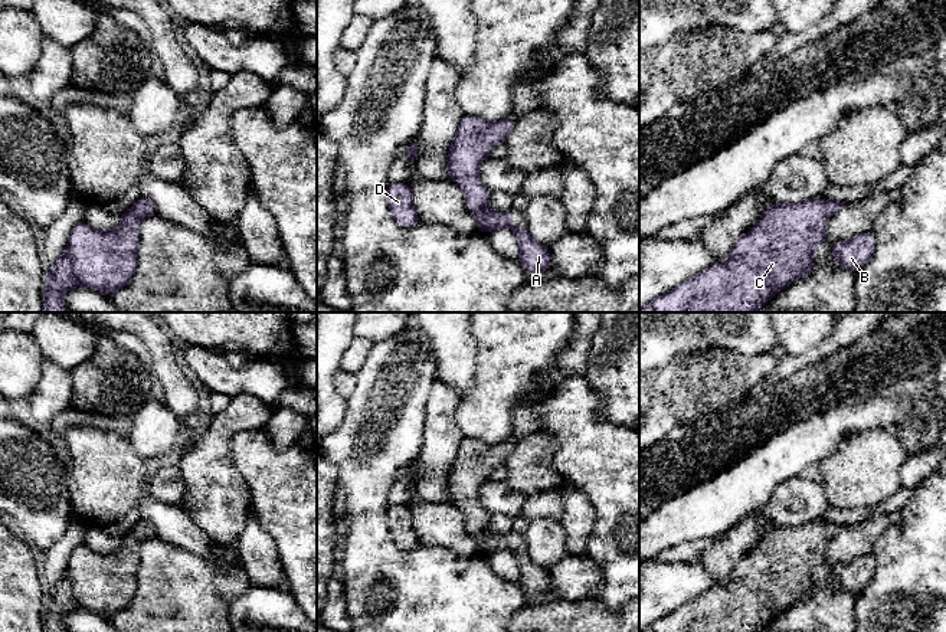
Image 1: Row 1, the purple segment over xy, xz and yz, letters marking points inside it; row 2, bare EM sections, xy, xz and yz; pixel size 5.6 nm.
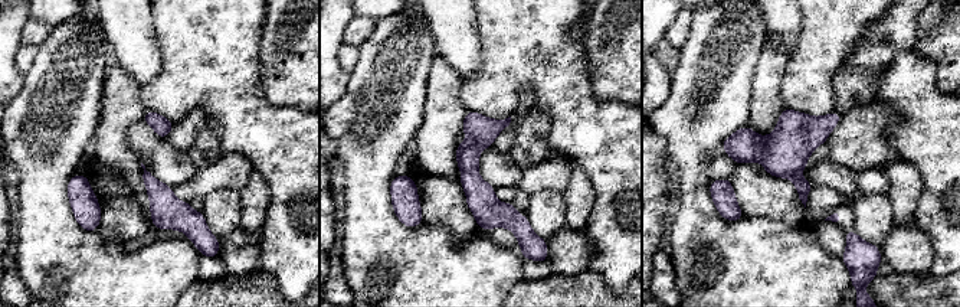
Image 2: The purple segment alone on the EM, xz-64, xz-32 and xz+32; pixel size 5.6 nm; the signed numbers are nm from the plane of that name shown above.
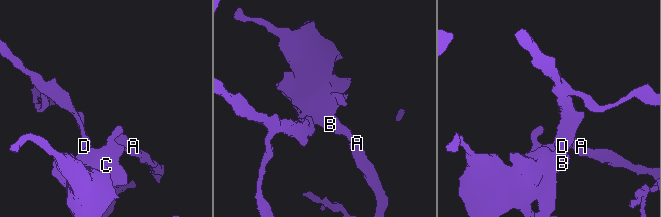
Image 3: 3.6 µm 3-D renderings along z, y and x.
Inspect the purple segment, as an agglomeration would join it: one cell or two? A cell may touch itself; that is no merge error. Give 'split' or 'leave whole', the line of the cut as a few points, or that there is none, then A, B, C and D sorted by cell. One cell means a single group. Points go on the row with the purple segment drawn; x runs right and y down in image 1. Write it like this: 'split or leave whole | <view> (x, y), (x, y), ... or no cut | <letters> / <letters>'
leave whole | no cut | A B C D

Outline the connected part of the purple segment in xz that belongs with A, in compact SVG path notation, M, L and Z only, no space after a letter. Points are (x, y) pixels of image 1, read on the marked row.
M464 114L446 155L451 179L464 190L467 209L477 217L479 233L510 227L520 248L517 262L523 269L540 272L551 268L550 250L536 242L526 227L514 225L511 212L495 213L488 209L490 190L477 177L481 163L513 131L515 117L487 122Z

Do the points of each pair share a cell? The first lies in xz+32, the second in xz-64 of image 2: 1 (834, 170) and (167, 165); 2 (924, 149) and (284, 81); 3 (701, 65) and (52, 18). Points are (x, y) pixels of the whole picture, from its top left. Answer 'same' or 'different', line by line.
1: same
2: different
3: different

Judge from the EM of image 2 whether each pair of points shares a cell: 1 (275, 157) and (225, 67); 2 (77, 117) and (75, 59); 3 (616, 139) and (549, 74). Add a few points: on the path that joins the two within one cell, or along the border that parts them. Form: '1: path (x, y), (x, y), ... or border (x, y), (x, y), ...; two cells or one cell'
1: path (262, 134), (243, 116), (228, 90); one cell
2: path (75, 103), (75, 74); one cell
3: path (599, 124), (566, 91); one cell

